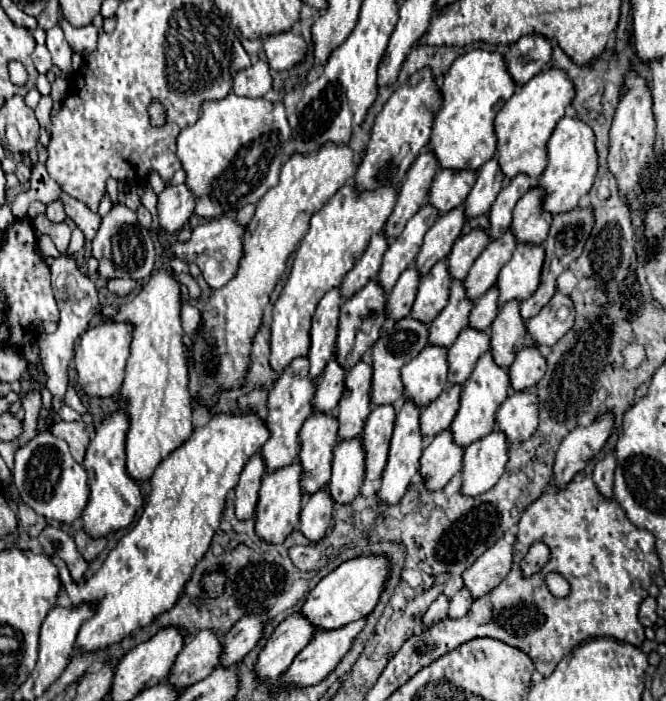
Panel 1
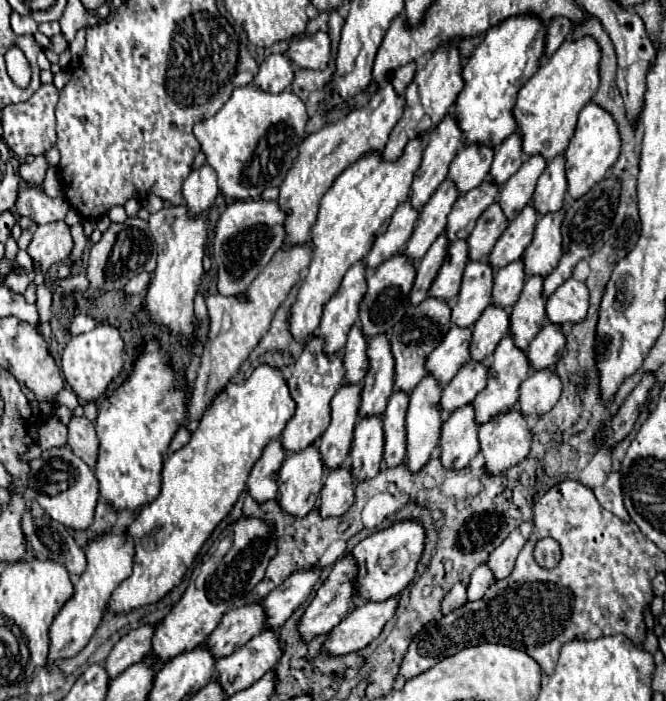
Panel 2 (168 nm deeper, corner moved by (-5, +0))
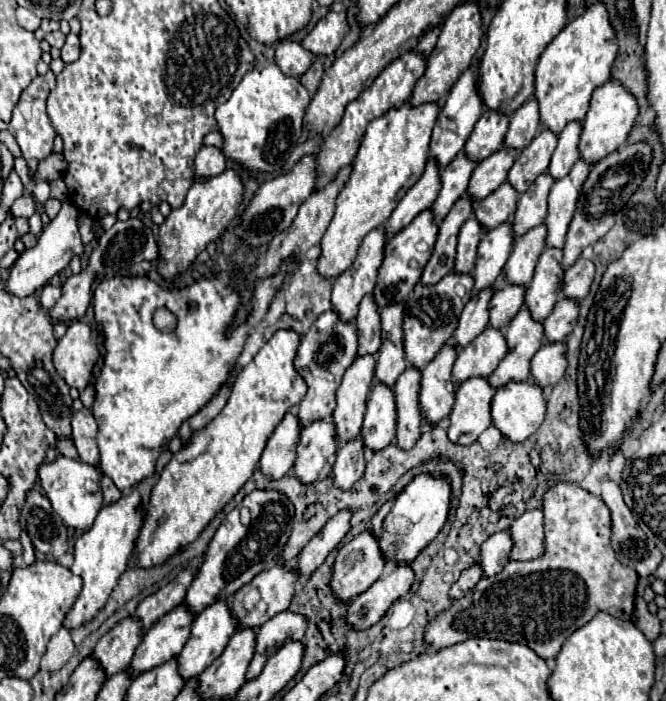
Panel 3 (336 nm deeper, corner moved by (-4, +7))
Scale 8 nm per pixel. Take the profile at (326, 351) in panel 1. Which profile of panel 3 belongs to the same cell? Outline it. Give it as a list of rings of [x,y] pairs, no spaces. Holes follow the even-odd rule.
[[[380,226],[366,234],[354,264],[344,270],[332,286],[332,308],[344,320],[354,320],[360,300],[376,286],[378,268],[384,260],[384,246],[388,242],[386,230]]]

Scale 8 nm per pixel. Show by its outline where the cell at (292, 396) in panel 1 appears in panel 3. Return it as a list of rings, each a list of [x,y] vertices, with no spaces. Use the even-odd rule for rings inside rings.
[[[326,310],[318,316],[314,326],[302,336],[298,354],[296,354],[296,370],[304,376],[308,384],[308,394],[300,402],[298,418],[302,426],[308,422],[316,422],[316,418],[330,418],[336,408],[336,390],[342,382],[344,372],[352,366],[356,360],[358,350],[358,330],[354,322],[344,322],[338,312]]]

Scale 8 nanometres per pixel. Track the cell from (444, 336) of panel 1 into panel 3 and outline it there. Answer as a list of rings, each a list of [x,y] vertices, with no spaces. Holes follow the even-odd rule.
[[[502,222],[496,228],[486,230],[480,246],[478,258],[474,266],[474,290],[482,290],[494,284],[498,274],[502,272],[510,252],[514,248],[514,230],[510,222]]]

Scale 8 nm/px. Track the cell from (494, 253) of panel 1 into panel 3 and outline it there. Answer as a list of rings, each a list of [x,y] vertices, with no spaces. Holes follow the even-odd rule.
[[[544,172],[530,184],[530,188],[524,194],[520,194],[518,208],[512,218],[516,236],[522,236],[532,226],[538,226],[540,222],[544,222],[546,212],[548,212],[548,194],[550,194],[552,184],[554,184],[554,178],[548,172]]]

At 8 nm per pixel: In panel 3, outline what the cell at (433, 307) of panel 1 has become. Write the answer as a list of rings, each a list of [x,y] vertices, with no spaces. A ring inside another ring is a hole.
[[[474,216],[464,222],[464,226],[460,228],[460,236],[458,236],[458,254],[456,254],[456,266],[454,266],[456,272],[470,274],[474,270],[478,236],[482,234],[484,234],[484,228]]]

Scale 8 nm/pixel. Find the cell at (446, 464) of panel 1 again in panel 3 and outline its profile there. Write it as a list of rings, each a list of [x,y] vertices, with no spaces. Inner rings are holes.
[[[468,378],[456,388],[456,402],[450,412],[448,438],[456,444],[472,444],[490,424],[490,402],[494,388],[488,378]]]

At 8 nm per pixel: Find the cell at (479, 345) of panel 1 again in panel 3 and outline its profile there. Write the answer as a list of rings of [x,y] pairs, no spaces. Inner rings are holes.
[[[508,282],[500,290],[496,290],[490,302],[490,326],[496,328],[508,326],[508,322],[524,306],[524,294],[526,294],[526,286],[516,286]]]

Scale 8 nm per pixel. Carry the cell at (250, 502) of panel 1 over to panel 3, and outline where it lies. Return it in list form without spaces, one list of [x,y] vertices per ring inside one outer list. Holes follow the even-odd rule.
[[[288,412],[272,432],[262,452],[260,470],[264,470],[268,478],[282,478],[284,474],[288,474],[296,460],[298,442],[300,442],[300,420],[296,414]]]

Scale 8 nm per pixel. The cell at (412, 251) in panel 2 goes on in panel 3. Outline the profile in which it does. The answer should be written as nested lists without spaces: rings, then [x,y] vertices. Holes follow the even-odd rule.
[[[460,152],[444,170],[442,170],[442,188],[440,194],[436,198],[436,202],[432,204],[432,212],[436,222],[440,224],[442,218],[450,212],[452,204],[462,198],[466,194],[470,176],[476,168],[476,162],[472,158],[466,156],[466,152]]]

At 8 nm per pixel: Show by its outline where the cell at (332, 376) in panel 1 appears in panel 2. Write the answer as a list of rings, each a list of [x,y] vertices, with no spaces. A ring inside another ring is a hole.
[[[357,325],[349,331],[347,345],[343,349],[343,369],[345,369],[345,383],[347,385],[359,385],[365,377],[367,361],[365,361],[365,349],[367,341]]]

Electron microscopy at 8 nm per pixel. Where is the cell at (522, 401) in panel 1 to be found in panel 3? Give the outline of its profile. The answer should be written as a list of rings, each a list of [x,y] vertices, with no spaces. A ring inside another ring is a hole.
[[[546,342],[532,358],[532,378],[544,388],[552,386],[564,376],[566,364],[566,344]]]

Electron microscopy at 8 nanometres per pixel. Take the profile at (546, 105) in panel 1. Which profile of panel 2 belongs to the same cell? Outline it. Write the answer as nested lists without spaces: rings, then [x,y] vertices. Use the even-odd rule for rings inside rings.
[[[591,37],[575,43],[565,41],[521,87],[513,117],[517,121],[517,135],[521,137],[521,149],[527,157],[541,155],[551,161],[565,151],[577,123],[577,113],[591,101],[599,87],[599,59],[601,51]]]

